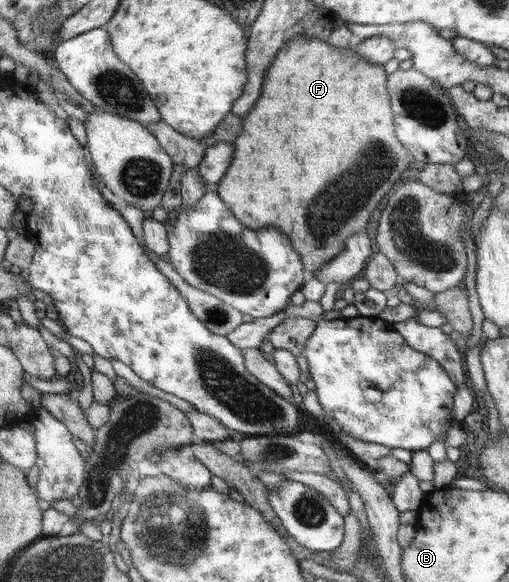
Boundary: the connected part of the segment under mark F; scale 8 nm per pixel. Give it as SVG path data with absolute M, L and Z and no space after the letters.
M302 37L285 45L273 60L272 66L267 78L269 82L265 82L265 90L261 92L257 106L253 106L253 110L245 116L245 128L239 134L239 138L233 140L235 160L229 165L226 176L223 176L216 185L216 191L226 204L229 202L229 210L233 210L233 214L237 214L237 218L241 218L241 222L245 222L245 226L249 226L251 230L259 230L259 228L281 230L299 252L308 278L314 278L312 275L317 270L321 270L321 266L325 266L329 260L336 258L337 254L344 252L349 237L363 230L363 226L369 222L371 212L377 208L381 198L393 188L393 184L401 178L401 172L409 166L411 156L409 156L410 152L405 150L403 143L397 140L397 134L395 134L394 114L387 88L385 88L385 82L387 82L385 70L373 62L367 62L355 49L336 48L317 38Z

